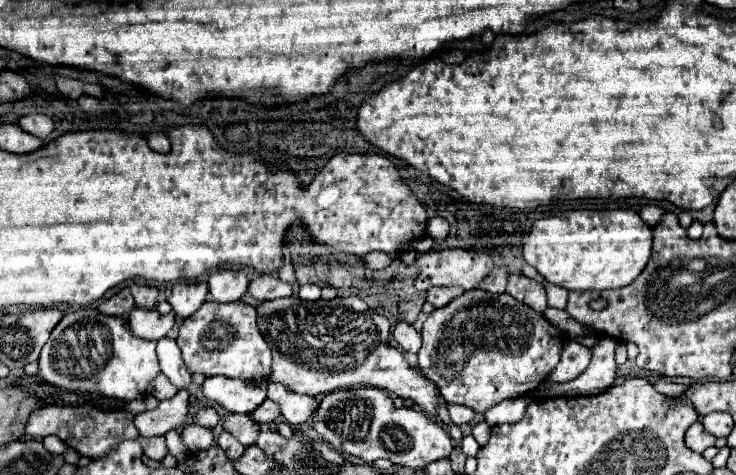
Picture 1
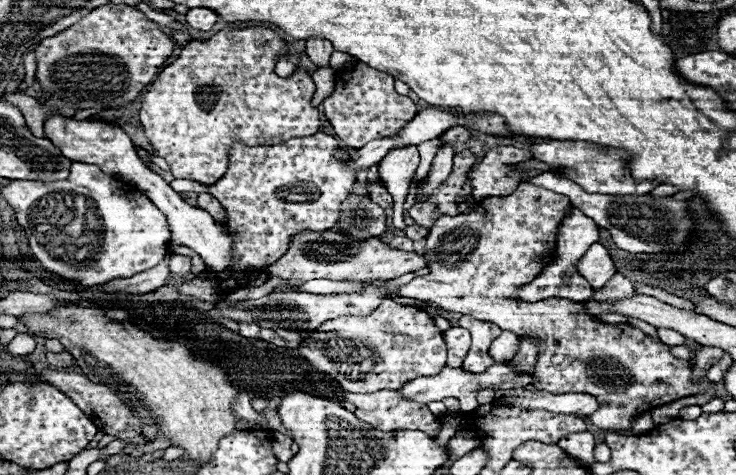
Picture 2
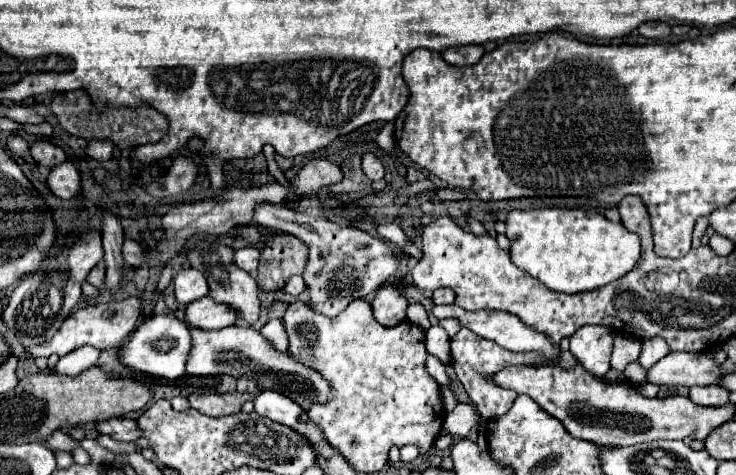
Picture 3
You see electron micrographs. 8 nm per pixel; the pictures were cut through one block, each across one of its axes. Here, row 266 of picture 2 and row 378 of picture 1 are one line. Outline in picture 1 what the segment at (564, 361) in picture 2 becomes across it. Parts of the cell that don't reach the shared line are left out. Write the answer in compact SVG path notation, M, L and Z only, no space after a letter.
M468 290L448 306L434 310L422 326L422 348L418 350L418 366L426 372L428 380L442 390L444 400L468 406L478 414L484 414L490 406L502 400L528 396L536 386L540 386L552 368L556 368L566 338L524 302L518 302L508 294L496 294L492 298L486 296L488 292Z

